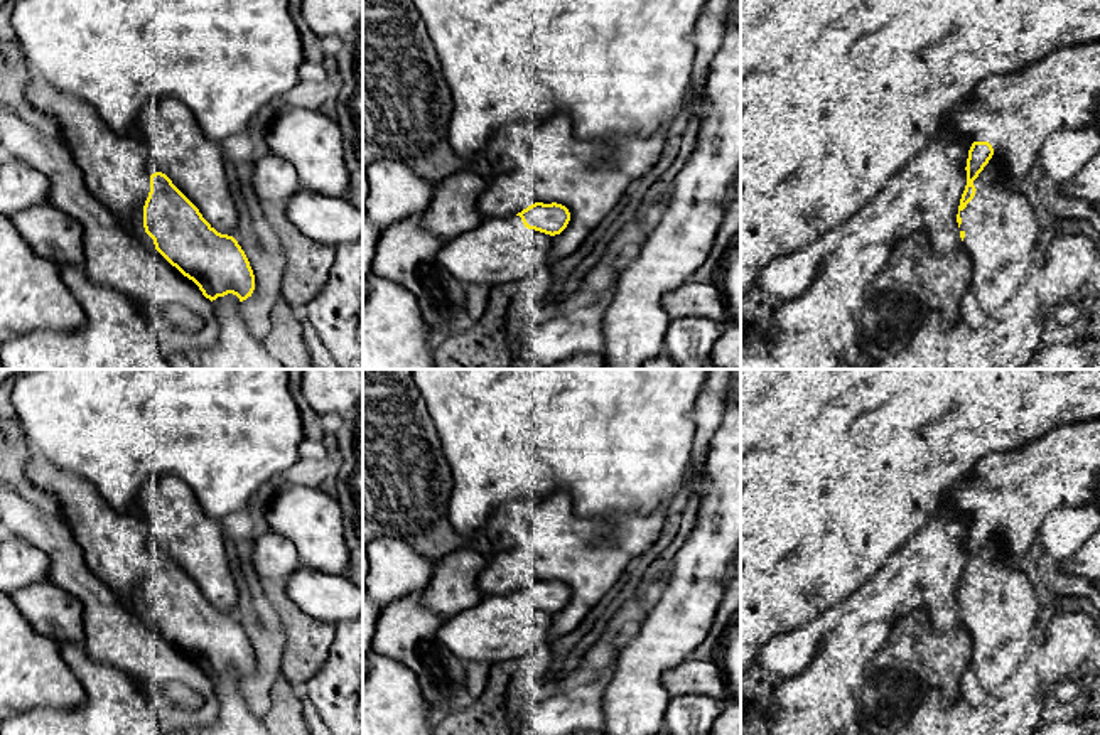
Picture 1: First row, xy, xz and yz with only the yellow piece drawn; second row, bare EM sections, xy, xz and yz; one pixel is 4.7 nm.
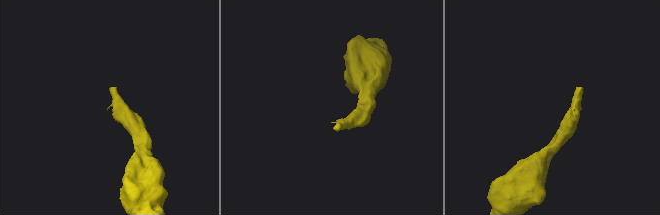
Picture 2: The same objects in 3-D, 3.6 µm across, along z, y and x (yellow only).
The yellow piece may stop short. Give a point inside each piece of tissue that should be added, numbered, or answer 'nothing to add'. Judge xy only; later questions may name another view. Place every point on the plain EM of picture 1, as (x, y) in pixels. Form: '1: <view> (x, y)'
1: xy (117, 547)

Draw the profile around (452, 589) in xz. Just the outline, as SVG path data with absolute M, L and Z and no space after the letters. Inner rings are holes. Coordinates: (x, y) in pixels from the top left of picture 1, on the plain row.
M476 546L447 553L434 561L434 577L425 588L422 604L444 619L479 605L486 597L476 582L488 563L489 558Z

